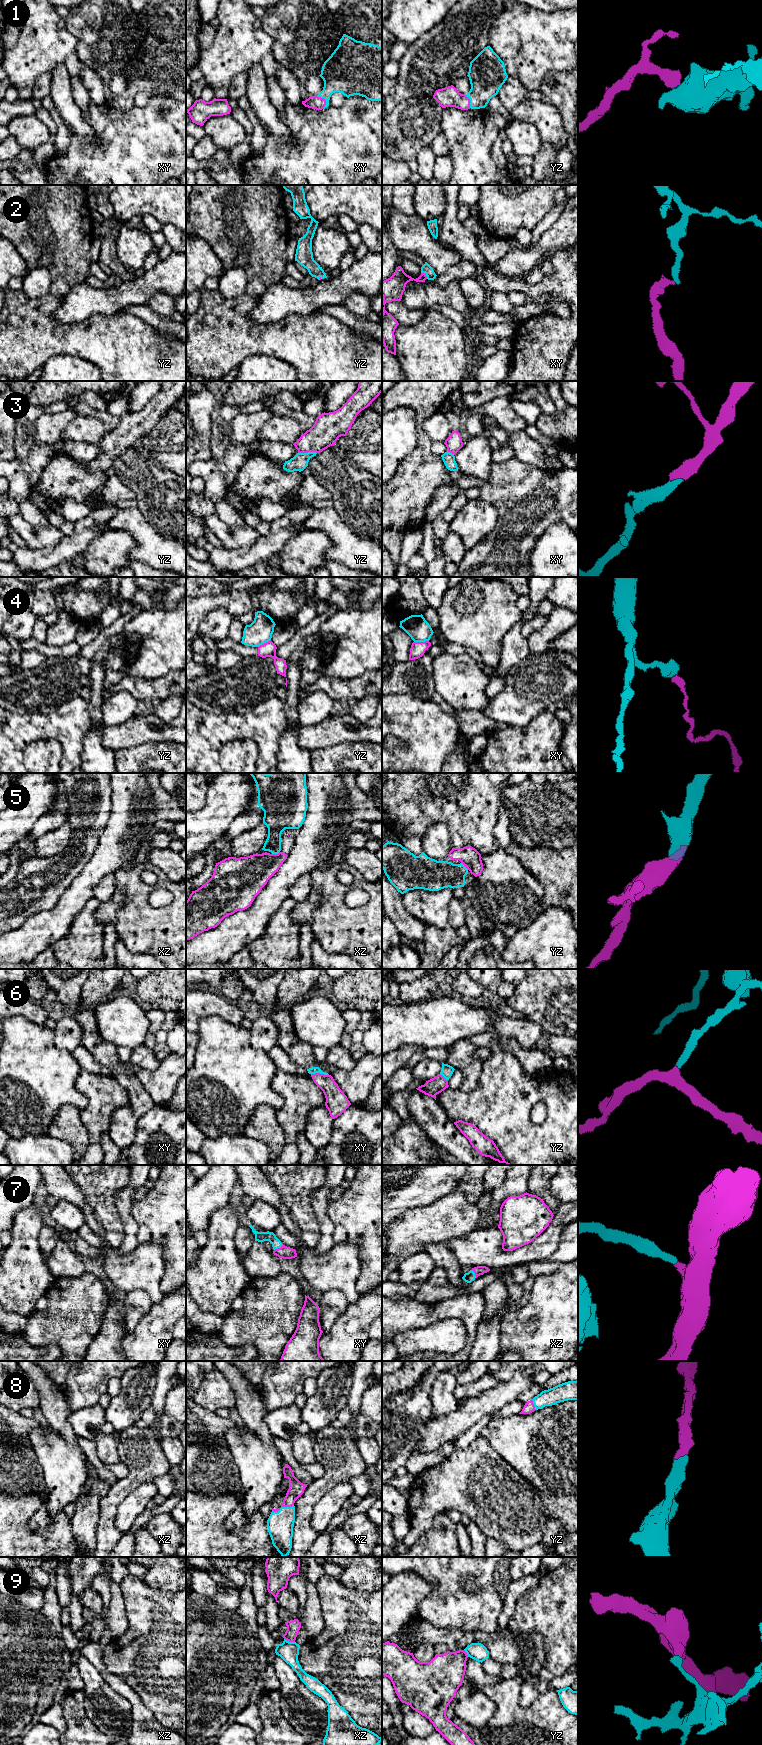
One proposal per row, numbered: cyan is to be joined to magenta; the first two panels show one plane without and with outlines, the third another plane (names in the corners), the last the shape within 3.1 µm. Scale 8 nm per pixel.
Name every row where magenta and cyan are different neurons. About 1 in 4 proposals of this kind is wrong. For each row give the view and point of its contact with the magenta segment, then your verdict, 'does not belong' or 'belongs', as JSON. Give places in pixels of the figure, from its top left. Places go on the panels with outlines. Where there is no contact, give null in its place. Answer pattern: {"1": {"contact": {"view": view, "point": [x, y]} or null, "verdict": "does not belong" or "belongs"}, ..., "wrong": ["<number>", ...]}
{"1": {"contact": {"view": "xy", "point": [325, 100]}, "verdict": "belongs"}, "2": {"contact": {"view": "xy", "point": [425, 274]}, "verdict": "belongs"}, "3": {"contact": {"view": "yz", "point": [307, 452]}, "verdict": "belongs"}, "4": {"contact": {"view": "xy", "point": [421, 642]}, "verdict": "does not belong"}, "5": {"contact": {"view": "xz", "point": [275, 854]}, "verdict": "belongs"}, "6": {"contact": {"view": "xy", "point": [319, 1073]}, "verdict": "belongs"}, "7": {"contact": {"view": "xy", "point": [278, 1248]}, "verdict": "belongs"}, "8": {"contact": {"view": "xz", "point": [282, 1506]}, "verdict": "belongs"}, "9": {"contact": {"view": "xz", "point": [289, 1641]}, "verdict": "does not belong"}, "wrong": ["4", "9"]}

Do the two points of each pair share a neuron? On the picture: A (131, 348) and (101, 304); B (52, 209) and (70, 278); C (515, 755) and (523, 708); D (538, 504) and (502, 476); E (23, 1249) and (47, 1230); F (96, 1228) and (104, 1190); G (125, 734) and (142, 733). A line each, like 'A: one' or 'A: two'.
A: two
B: one
C: two
D: one
E: two
F: two
G: one

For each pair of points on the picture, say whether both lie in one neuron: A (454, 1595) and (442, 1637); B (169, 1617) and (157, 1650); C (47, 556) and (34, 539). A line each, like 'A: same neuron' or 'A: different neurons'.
A: different neurons
B: same neuron
C: different neurons

